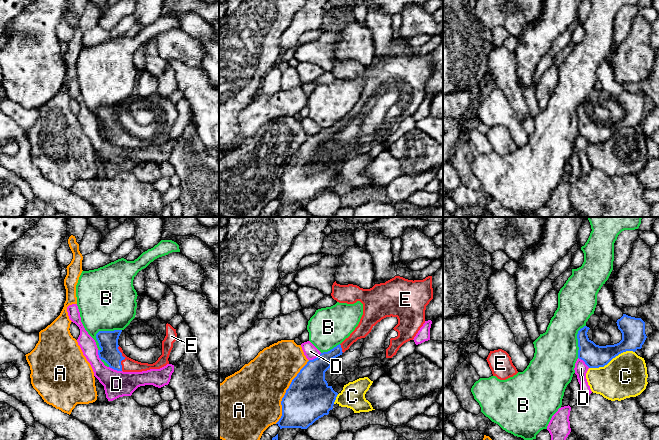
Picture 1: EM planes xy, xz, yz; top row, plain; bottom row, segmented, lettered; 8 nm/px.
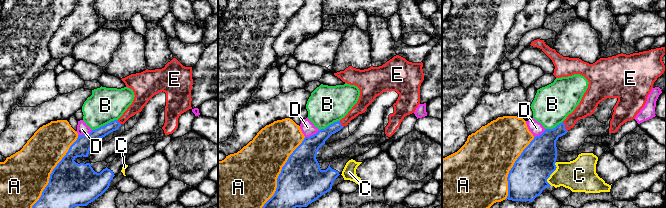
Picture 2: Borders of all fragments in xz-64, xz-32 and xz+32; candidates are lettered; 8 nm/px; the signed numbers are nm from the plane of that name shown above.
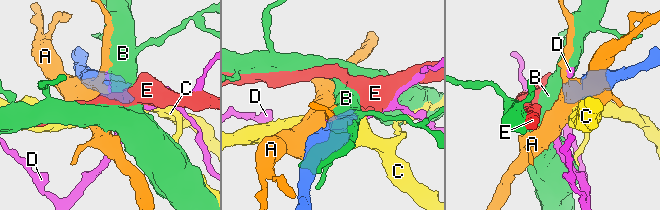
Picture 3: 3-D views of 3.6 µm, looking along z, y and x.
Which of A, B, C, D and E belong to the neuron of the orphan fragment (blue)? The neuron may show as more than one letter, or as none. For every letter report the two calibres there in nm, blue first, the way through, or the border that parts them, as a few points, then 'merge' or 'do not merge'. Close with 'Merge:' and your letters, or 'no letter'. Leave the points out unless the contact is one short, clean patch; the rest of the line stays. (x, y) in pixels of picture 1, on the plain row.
A: 360/440 nm | do not merge
B: 160/460 nm | along xy (121, 105), (100, 106), (96, 110), (100, 124), (98, 126) | do not merge
C: 190/340 nm | do not merge
D: 160/220 nm | along xy (109, 142), (121, 147) | do not merge
E: 160/110 nm | across xy (108, 116), (109, 121), (124, 134), (128, 141) | merge
Merge: E

